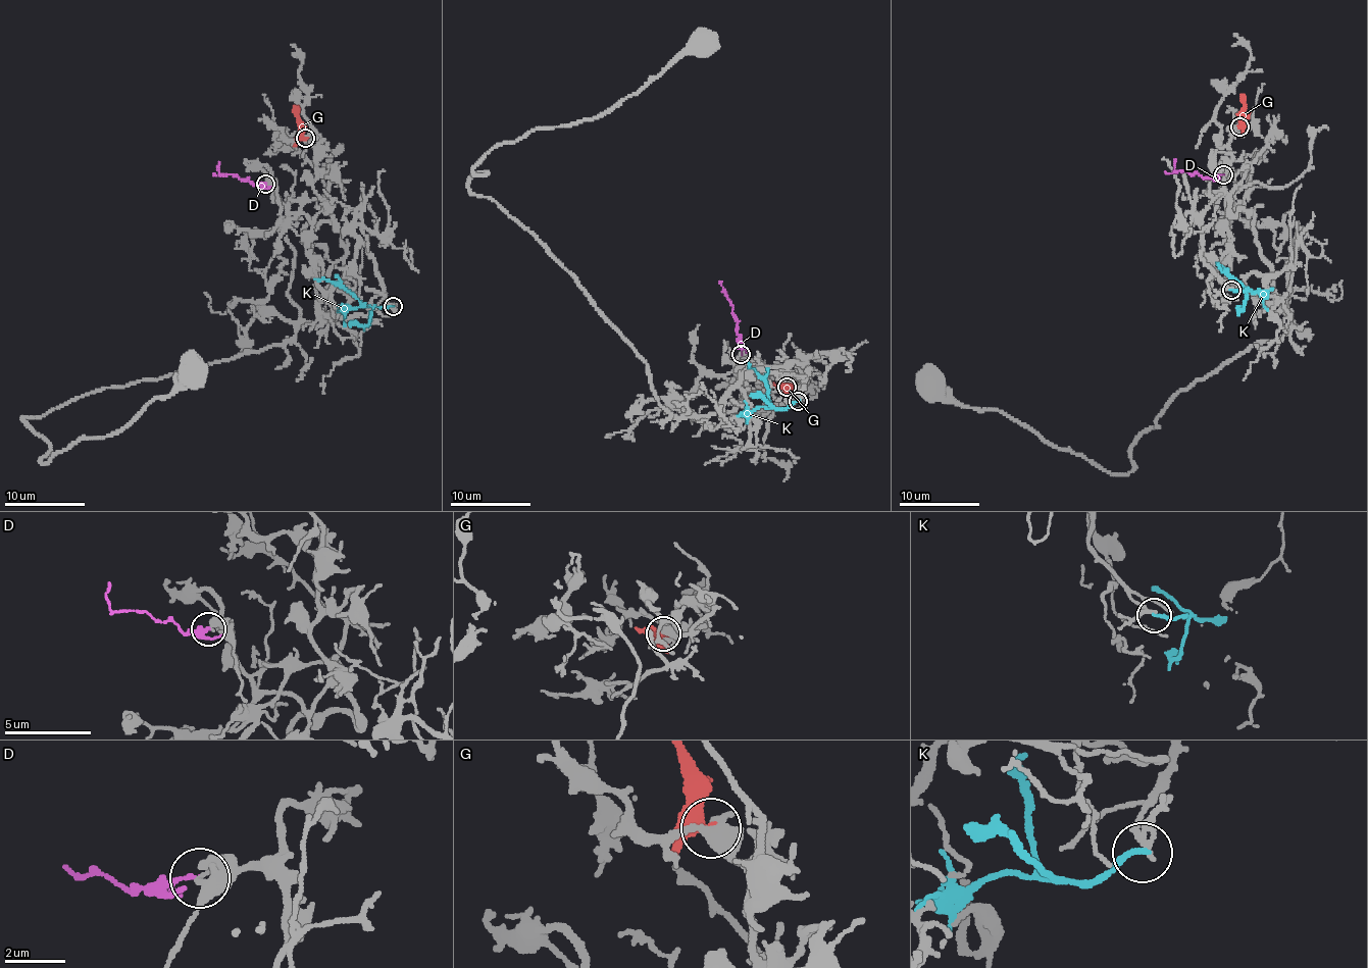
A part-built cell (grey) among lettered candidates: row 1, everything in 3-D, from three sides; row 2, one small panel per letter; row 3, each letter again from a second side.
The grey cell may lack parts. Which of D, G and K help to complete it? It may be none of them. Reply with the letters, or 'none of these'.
none of these

